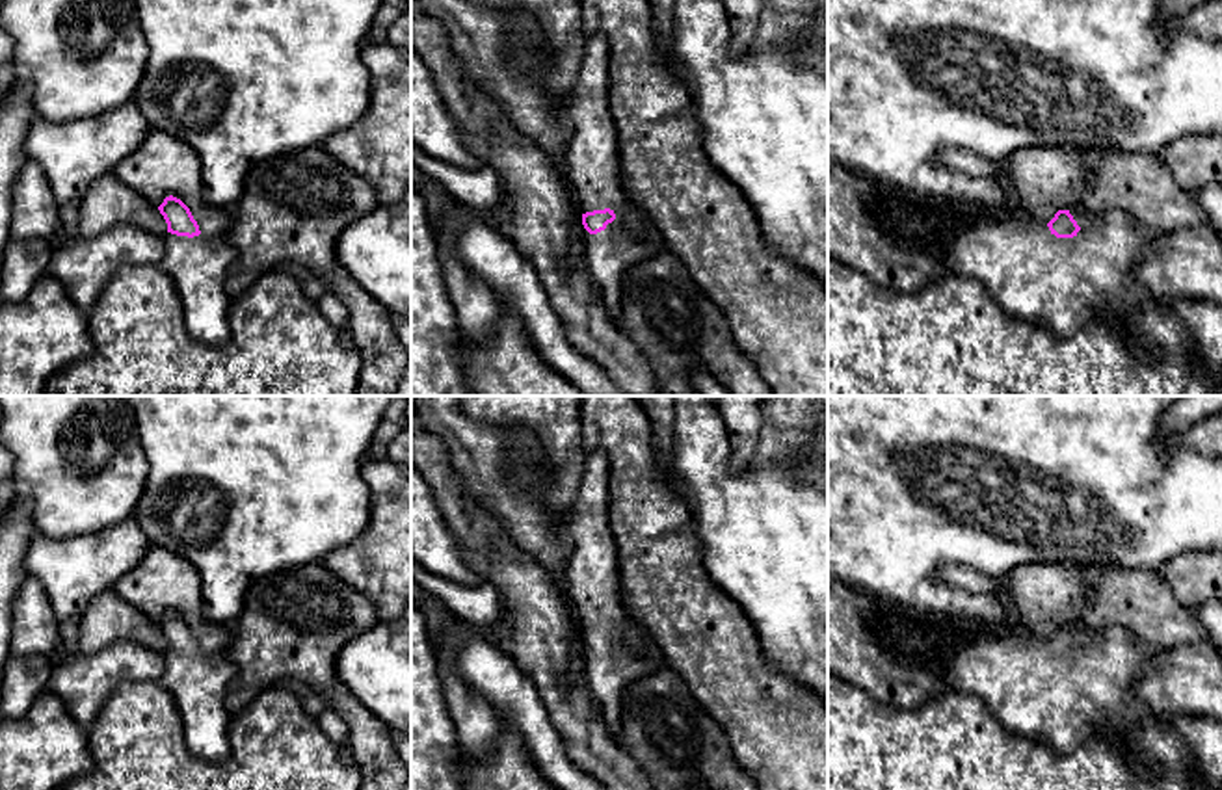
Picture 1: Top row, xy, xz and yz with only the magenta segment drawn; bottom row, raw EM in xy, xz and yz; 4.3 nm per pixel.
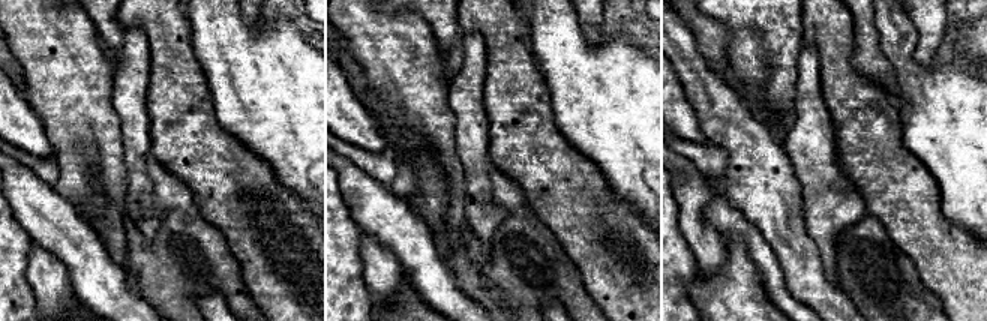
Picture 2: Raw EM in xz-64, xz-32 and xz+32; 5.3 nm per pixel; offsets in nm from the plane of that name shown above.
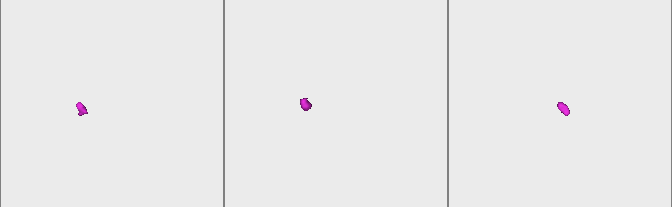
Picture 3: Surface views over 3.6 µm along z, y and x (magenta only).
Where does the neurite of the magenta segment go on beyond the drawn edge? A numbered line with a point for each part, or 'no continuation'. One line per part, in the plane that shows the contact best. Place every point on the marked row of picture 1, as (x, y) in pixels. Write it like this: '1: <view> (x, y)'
1: xz (592, 157)

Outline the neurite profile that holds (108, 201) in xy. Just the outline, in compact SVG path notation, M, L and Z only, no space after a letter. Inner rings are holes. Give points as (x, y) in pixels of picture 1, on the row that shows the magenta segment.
M106 173L82 195L78 232L84 238L93 238L117 225L141 227L162 238L167 234L167 223L158 206L153 206L113 173Z

